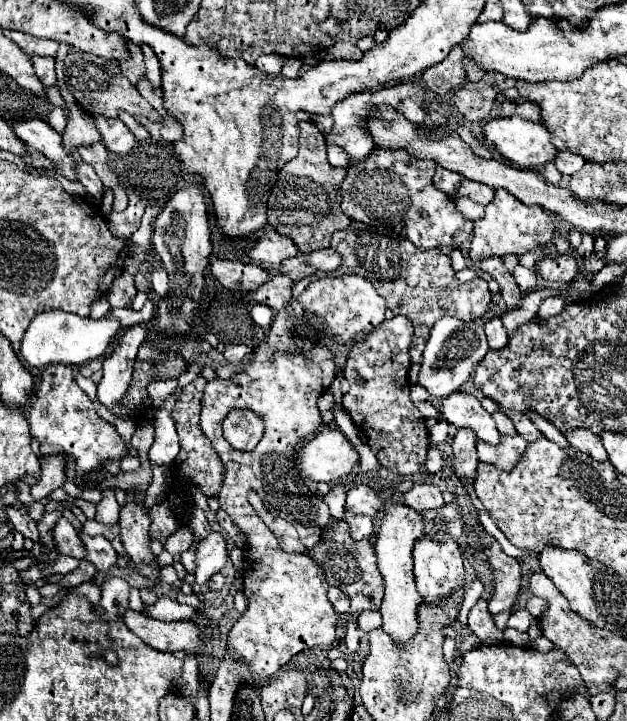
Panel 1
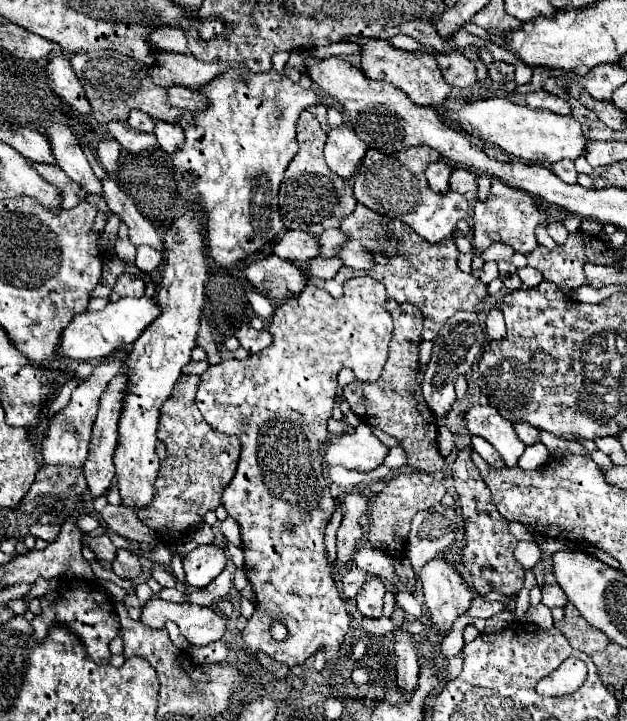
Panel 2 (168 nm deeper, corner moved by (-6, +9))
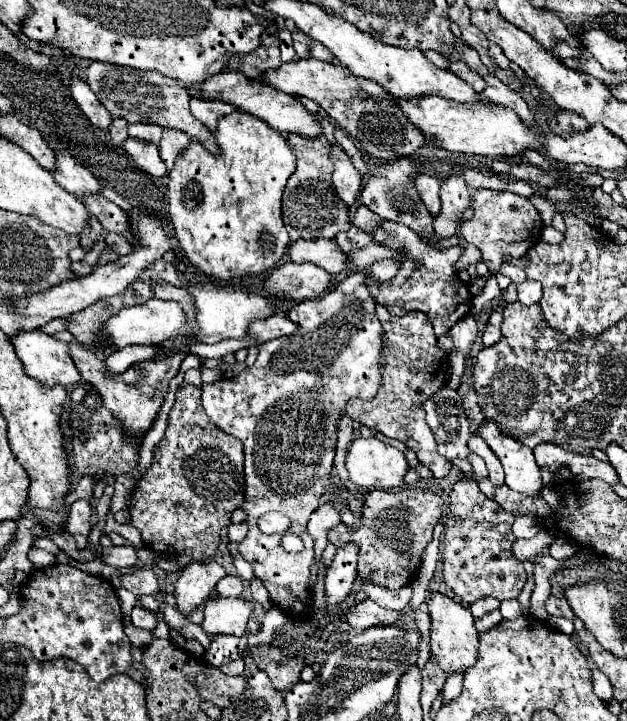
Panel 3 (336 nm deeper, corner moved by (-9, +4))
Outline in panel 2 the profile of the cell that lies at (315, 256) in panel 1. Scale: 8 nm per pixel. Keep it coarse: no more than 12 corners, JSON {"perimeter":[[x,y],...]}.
{"perimeter":[[348,240],[338,256],[344,266],[370,270],[372,254],[358,240]]}

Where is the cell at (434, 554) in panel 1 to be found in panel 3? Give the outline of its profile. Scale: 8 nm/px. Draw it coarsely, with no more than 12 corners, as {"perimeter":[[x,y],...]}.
{"perimeter":[[429,595],[431,651],[447,673],[475,665],[471,611]]}

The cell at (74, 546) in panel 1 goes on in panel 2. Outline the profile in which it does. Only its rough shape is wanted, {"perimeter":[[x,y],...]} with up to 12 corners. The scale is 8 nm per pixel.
{"perimeter":[[104,534],[98,538],[84,538],[96,558],[112,562],[116,546]]}

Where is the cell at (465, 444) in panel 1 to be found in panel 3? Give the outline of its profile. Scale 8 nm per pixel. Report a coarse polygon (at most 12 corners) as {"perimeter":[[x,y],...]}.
{"perimeter":[[473,479],[449,495],[443,581],[463,603],[517,599],[513,515]]}

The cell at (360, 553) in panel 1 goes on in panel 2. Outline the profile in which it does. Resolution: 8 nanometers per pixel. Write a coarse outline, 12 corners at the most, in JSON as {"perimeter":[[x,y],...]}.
{"perimeter":[[372,578],[356,596],[358,612],[366,618],[382,616],[386,588]]}

